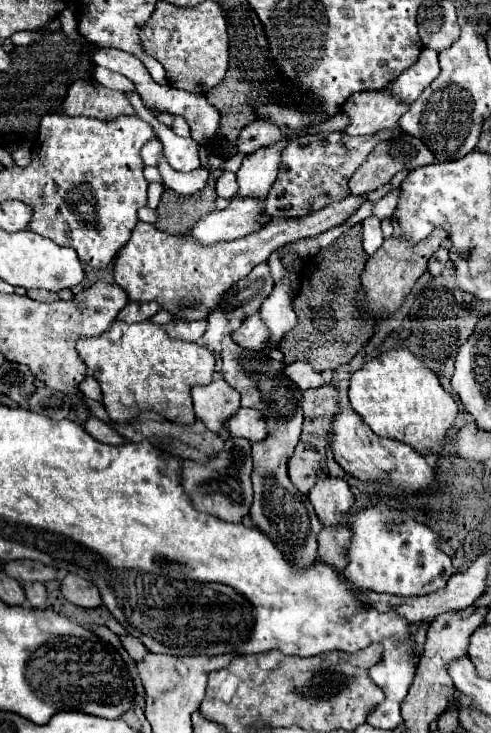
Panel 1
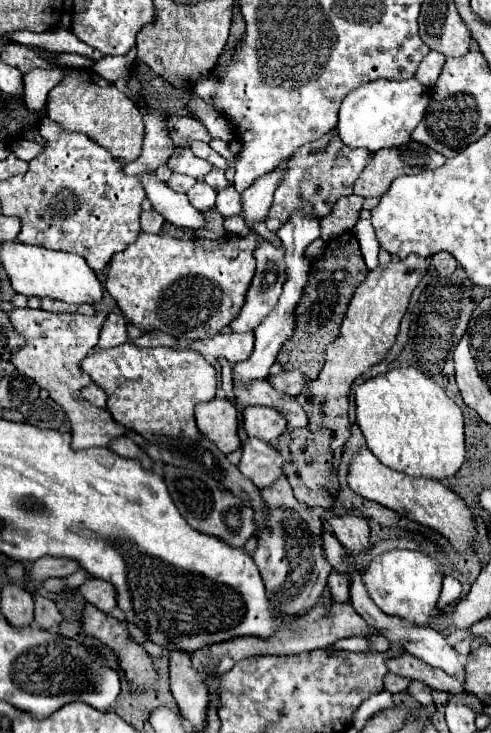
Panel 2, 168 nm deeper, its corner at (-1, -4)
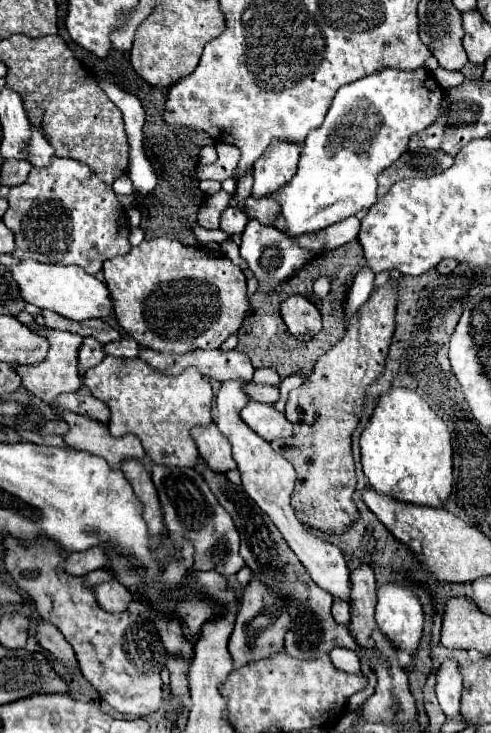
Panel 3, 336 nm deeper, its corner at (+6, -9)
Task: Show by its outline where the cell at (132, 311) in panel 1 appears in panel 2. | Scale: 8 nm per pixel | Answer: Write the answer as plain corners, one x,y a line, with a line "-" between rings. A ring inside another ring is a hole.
111,312
101,328
101,338
99,338
97,350
111,348
111,346
117,346
123,342
127,342
127,318
123,314

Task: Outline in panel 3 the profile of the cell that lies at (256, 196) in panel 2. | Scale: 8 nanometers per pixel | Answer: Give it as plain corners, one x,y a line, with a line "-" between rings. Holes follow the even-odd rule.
274,139
272,145
254,163
252,197
260,199
286,185
298,169
300,145
286,139

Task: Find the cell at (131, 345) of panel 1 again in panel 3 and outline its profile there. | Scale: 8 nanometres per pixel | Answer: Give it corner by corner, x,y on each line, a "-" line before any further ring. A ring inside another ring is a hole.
104,357
100,365
86,371
84,385
96,399
110,407
108,429
114,437
128,433
140,437
148,457
158,465
194,467
198,463
200,455
190,429
212,423
212,387
196,369
168,377
150,369
140,359

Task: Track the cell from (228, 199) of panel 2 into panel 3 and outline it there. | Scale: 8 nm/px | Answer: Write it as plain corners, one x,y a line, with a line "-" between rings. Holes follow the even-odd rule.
228,207
228,209
222,213
220,229
226,231
228,235
236,235
236,233
240,235
240,233
244,231
246,223
248,223
248,217
246,217
244,211
240,211
240,209
230,209
230,207

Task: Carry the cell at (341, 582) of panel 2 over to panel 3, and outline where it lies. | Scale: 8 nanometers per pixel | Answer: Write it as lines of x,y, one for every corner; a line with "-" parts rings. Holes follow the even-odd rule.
334,603
332,605
332,615
338,623
348,625
350,623
350,605
348,603

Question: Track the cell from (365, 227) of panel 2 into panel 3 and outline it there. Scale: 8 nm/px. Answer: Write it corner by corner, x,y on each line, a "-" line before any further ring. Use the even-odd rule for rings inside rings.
364,267
356,277
354,277
354,283
350,287
350,293
348,293
348,301
346,301
346,317
344,317
344,323
348,325
350,323
350,317
362,307
362,303
370,297
374,289
374,273

